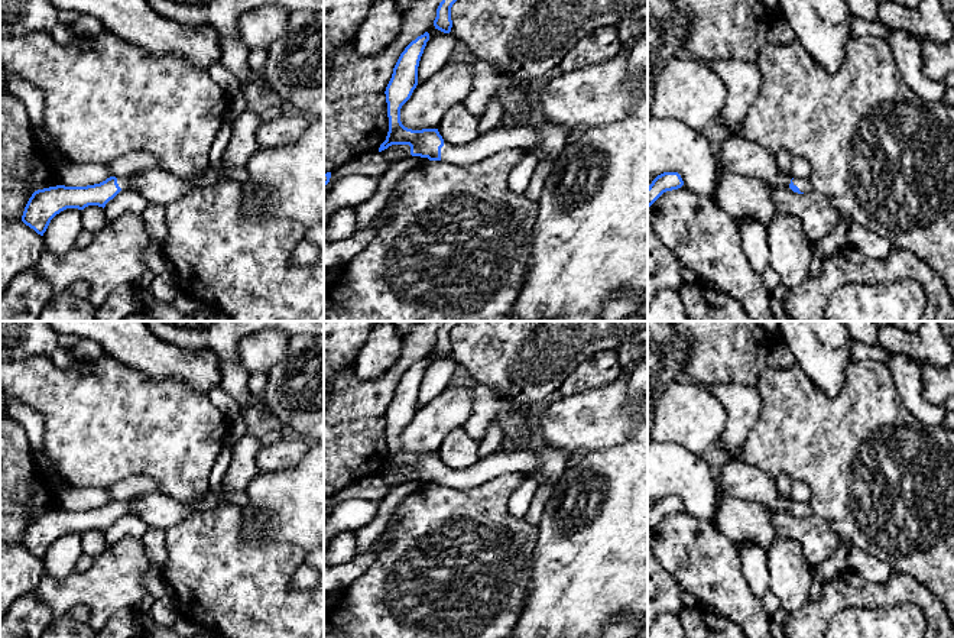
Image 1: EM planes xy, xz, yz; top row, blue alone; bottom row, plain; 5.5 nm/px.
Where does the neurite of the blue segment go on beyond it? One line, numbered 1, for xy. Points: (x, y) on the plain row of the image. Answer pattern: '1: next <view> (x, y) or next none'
1: next xy (159, 511)

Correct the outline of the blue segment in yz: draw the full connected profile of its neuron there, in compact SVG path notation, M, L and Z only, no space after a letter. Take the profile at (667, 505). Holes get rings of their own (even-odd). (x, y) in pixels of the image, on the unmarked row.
M663 496L648 511L648 531L650 531L663 516L678 514L684 505L678 496Z

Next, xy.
M249 433L233 446L233 457L220 490L208 489L202 496L184 503L163 493L143 493L129 501L110 501L87 511L56 509L38 514L29 522L22 545L43 560L51 544L66 532L106 531L120 515L134 512L147 528L169 529L181 521L204 514L225 502L233 490L246 490L259 473L256 456L263 447L259 437Z

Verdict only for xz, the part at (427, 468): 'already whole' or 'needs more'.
needs more

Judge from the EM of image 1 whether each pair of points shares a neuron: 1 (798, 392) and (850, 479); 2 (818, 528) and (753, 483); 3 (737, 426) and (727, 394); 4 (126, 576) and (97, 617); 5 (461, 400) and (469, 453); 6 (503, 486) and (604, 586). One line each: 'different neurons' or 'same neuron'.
1: same neuron
2: same neuron
3: same neuron
4: same neuron
5: different neurons
6: different neurons

